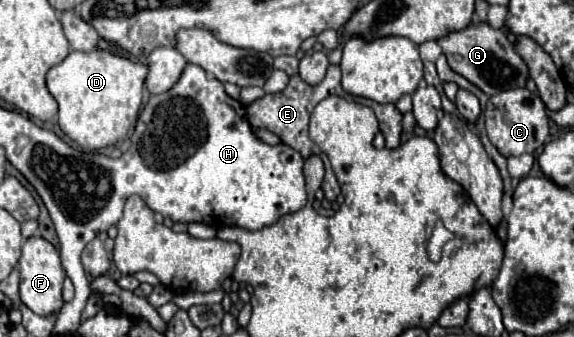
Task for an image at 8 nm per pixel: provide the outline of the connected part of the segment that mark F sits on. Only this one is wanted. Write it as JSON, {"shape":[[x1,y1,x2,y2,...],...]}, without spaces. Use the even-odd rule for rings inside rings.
{"shape":[[40,237,28,239,22,247,18,267,20,267,20,301,40,317,58,313,64,305,62,283,66,279,66,271,60,265,60,253,46,239]]}

